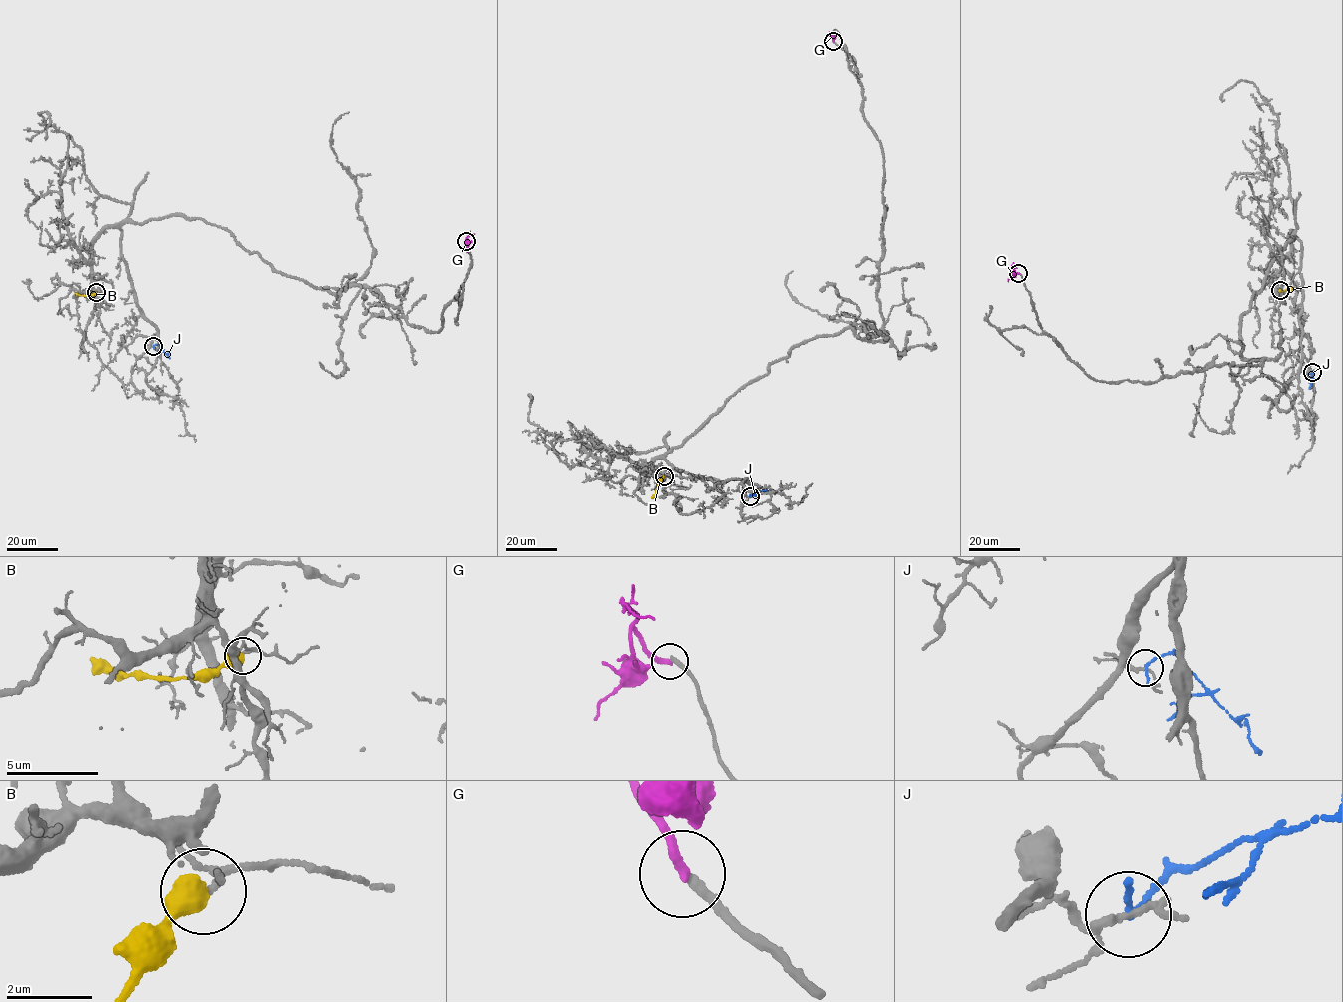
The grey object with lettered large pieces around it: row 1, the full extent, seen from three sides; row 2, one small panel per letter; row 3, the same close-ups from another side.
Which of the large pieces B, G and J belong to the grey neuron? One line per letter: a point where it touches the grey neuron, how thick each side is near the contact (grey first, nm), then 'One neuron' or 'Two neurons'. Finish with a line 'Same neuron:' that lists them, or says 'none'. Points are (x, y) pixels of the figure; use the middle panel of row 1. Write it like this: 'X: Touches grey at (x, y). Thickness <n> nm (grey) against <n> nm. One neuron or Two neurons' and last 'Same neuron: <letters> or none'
B: Touches grey at (664, 476). Thickness 110 nm (grey) against 600 nm. Two neurons
G: Touches grey at (833, 41). Thickness 240 nm (grey) against 240 nm. Two neurons
J: Touches grey at (750, 496). Thickness 140 nm (grey) against 120 nm. Two neurons
Same neuron: none

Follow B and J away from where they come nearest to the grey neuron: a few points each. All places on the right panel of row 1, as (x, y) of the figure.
B: (1280, 290), (1292, 287)
J: (1312, 372), (1311, 389)

